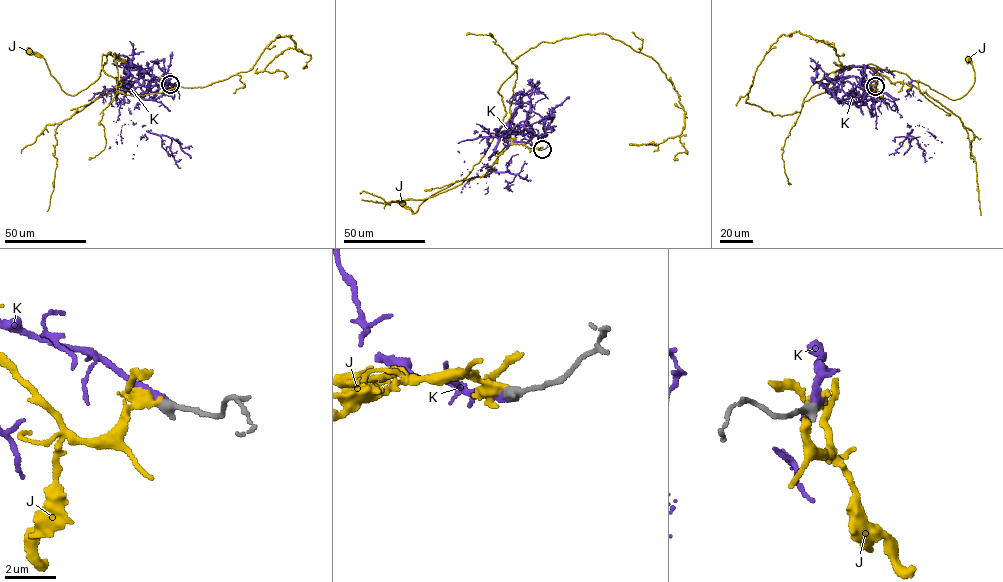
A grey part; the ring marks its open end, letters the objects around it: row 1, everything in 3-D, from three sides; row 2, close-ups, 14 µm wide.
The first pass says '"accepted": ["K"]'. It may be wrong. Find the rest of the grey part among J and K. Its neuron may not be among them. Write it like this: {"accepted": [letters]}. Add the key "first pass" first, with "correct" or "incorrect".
{"first pass": "correct", "accepted": ["K"]}

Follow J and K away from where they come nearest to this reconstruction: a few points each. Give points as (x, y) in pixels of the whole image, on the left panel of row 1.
J: (170, 84), (165, 87), (109, 52), (96, 80), (69, 95), (50, 73), (44, 59), (29, 52)
K: (171, 84), (151, 76), (158, 90), (147, 99), (121, 86), (133, 123), (172, 139), (170, 150), (180, 167)

